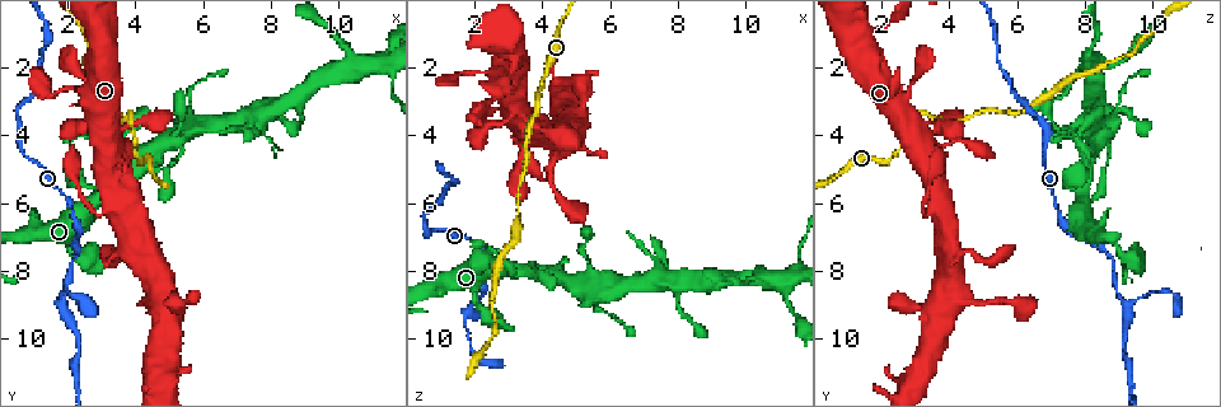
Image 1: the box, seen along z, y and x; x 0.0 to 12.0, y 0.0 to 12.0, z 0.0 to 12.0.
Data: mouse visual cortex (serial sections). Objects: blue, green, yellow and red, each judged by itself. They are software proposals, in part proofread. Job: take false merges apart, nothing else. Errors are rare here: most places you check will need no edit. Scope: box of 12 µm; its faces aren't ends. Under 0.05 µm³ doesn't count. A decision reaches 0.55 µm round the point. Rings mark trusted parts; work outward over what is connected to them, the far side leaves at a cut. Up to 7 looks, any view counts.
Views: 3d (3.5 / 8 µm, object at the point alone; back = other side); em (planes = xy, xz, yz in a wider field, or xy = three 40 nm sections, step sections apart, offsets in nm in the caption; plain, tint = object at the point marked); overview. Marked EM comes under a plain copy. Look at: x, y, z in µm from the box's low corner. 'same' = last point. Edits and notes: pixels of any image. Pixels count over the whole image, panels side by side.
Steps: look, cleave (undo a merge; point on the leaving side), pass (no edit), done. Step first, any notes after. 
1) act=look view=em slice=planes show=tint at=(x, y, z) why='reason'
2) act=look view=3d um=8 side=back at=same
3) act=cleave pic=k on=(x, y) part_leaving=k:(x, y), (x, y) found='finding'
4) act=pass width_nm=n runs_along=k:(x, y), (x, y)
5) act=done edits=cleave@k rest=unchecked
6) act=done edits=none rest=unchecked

act=look view=3d um=3.5 at=(3.8, 3.3, 3.1) why='sharp bend'

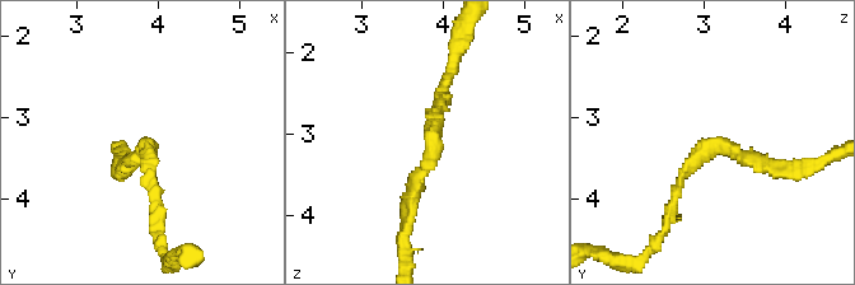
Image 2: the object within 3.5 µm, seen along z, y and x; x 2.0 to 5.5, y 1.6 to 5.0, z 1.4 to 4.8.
act=look view=em slice=xy step=3 show=tint at=(3.90, 3.30, 3.10) arm_widths_nm=150,200 why='shape alone is not enough'

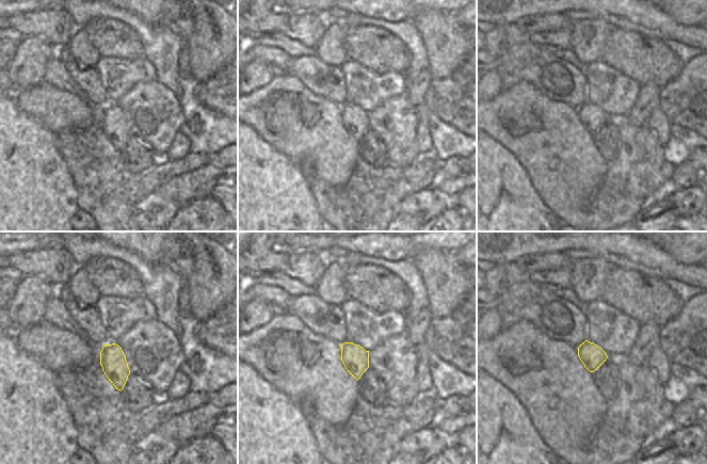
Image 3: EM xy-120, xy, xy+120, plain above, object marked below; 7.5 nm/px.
act=pass runs_along=2:(669, 211), (709, 145), (780, 172) found='continuous, no second cell'

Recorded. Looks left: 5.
act=look view=3d um=3.5 at=(2.1, 2.6, 2.1) why='thick turns thin'

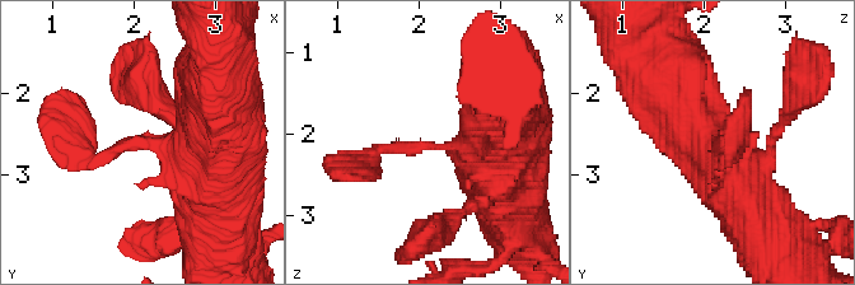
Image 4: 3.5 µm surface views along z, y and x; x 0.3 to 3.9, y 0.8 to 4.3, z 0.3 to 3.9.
act=look view=em slice=planes show=tint at=(2.10, 2.65, 2.15) arm_widths_nm=150,700

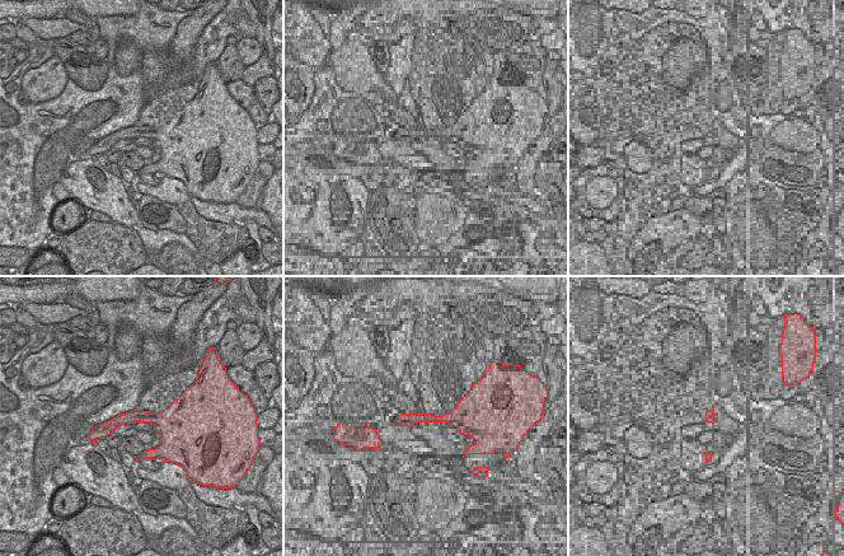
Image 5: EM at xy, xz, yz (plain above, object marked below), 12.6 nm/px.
act=pass runs_along=5:(182, 415), (123, 417), (102, 428) found='one cell here'

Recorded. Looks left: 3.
act=look view=3d um=3.5 at=(5.3, 9.0, 3.1) why='calibre changes'

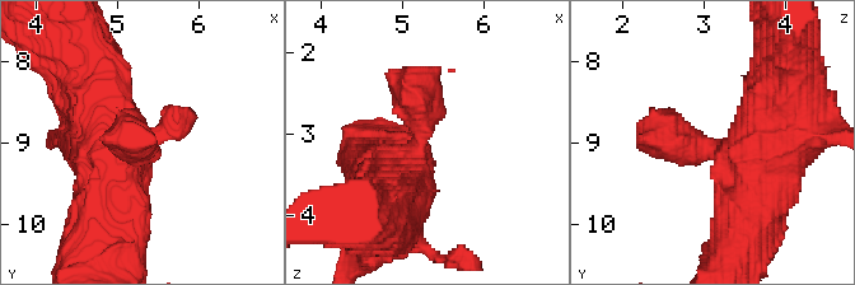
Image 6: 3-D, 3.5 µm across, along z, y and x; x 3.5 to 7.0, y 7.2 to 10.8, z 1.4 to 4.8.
act=look view=em slice=xy step=1 show=tint at=(5.25, 9.10, 3.05) why='need the tissue'

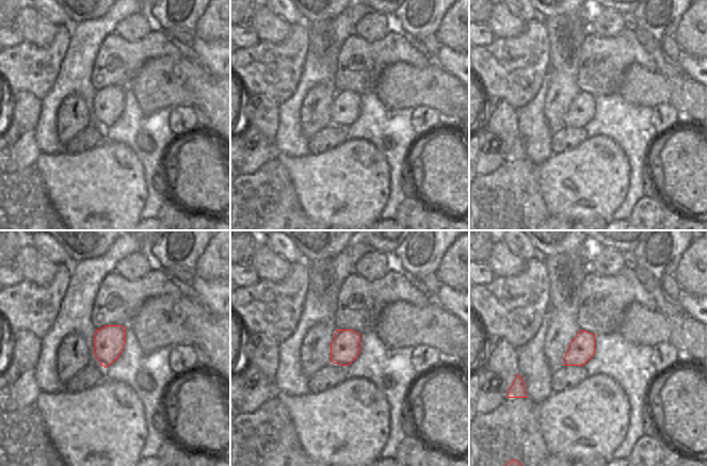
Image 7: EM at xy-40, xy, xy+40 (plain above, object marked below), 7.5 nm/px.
act=pass width_nm=220 runs_along=6:(388, 208), (420, 110), (384, 74) found='one cell here'

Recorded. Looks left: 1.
act=done edits=none rest=unchecked

